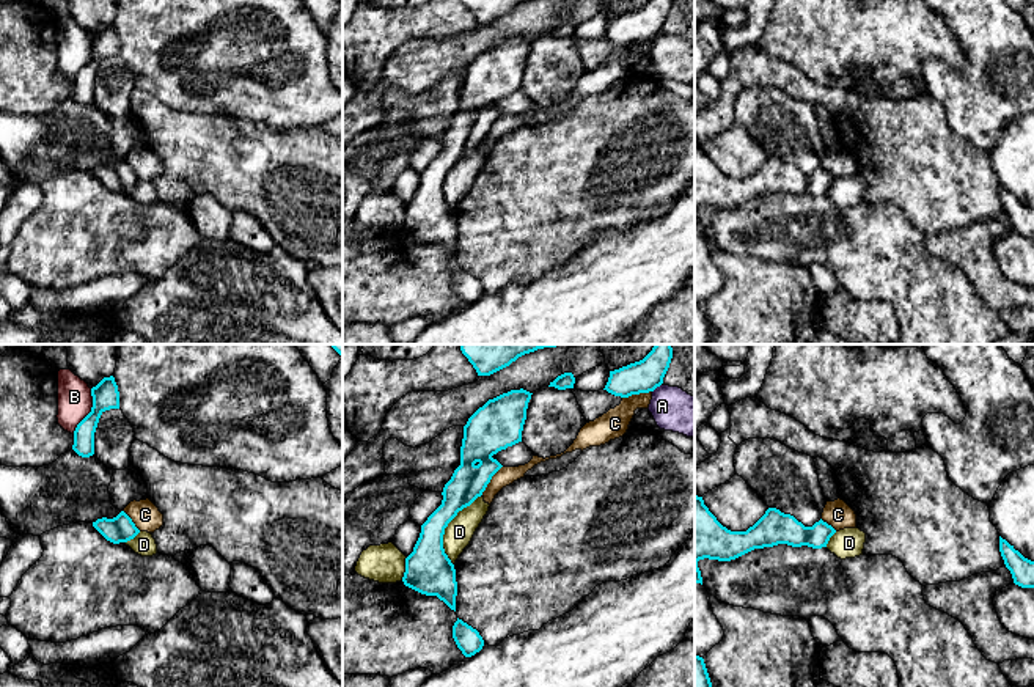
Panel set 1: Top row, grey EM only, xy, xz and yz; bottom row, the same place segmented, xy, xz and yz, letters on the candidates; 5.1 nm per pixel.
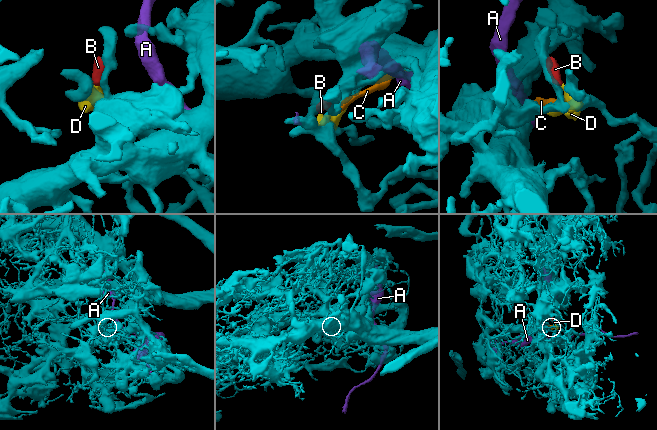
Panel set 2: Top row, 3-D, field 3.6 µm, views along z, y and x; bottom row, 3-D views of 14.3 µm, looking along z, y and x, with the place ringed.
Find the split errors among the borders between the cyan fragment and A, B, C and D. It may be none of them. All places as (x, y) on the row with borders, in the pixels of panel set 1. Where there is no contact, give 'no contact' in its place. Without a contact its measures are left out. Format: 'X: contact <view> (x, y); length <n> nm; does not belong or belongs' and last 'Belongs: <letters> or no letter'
A: contact xz (656, 387); length 60 nm; does not belong
B: contact xy (91, 411); length 260 nm; does not belong
C: contact xz (637, 393); length 160 nm; does not belong
D: contact xz (447, 525); length 400 nm; does not belong
Belongs: no letter

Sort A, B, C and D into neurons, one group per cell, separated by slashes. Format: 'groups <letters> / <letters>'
groups A / B C D

